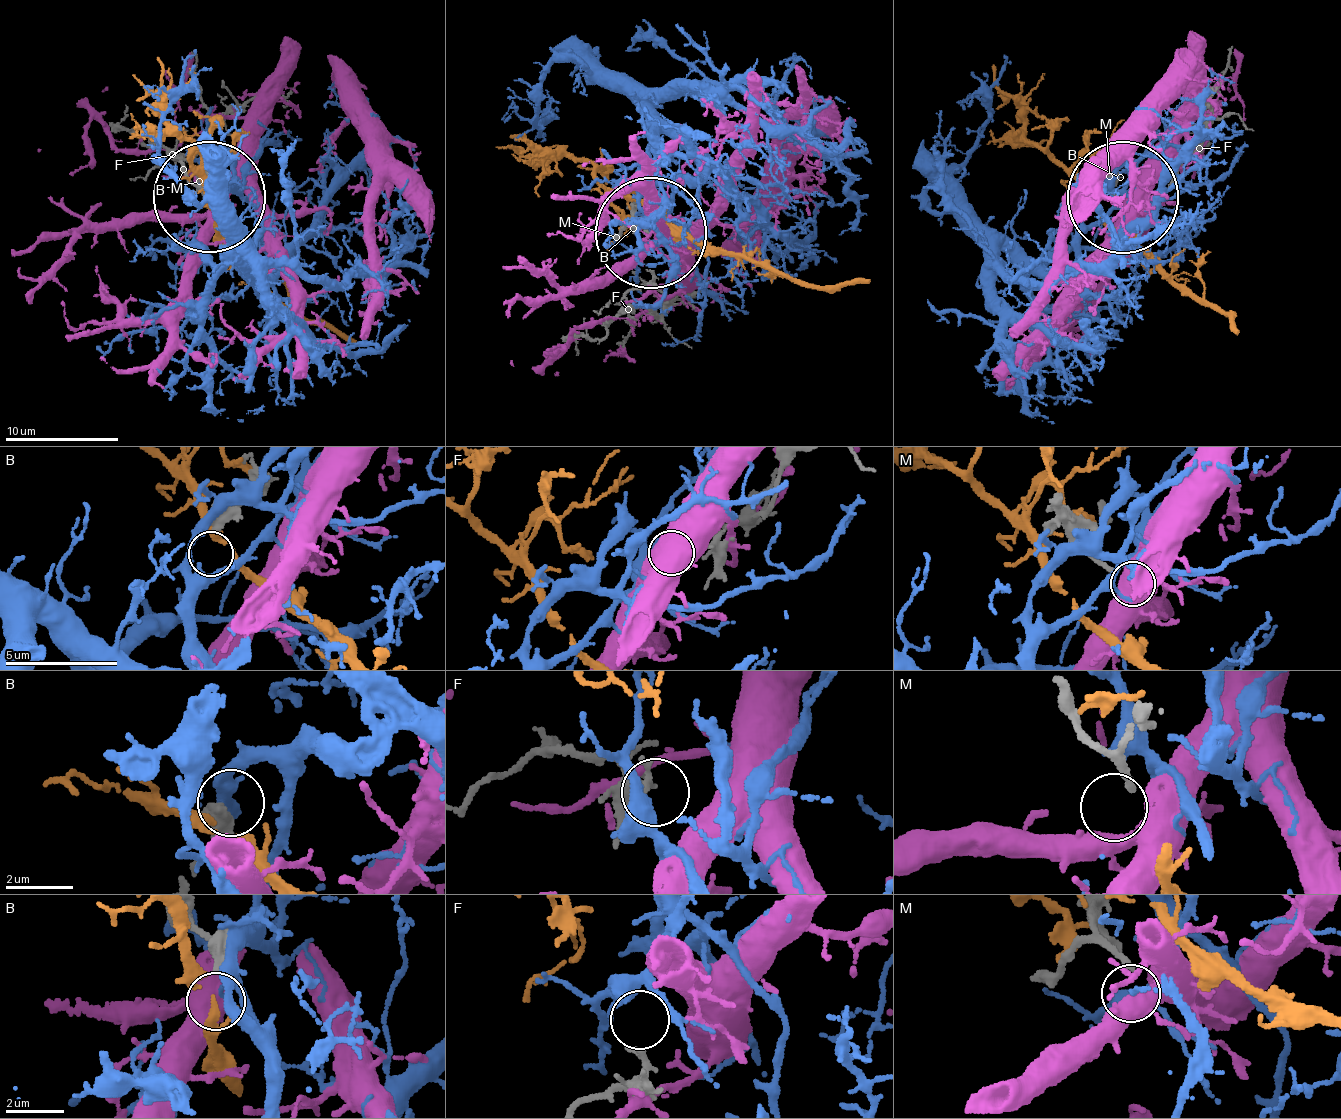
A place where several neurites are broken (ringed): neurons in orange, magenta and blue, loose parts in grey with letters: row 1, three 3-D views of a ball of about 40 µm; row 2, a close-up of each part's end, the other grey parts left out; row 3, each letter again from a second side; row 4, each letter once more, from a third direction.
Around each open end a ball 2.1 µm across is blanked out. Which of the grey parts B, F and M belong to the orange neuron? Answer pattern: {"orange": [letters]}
{"orange": []}

